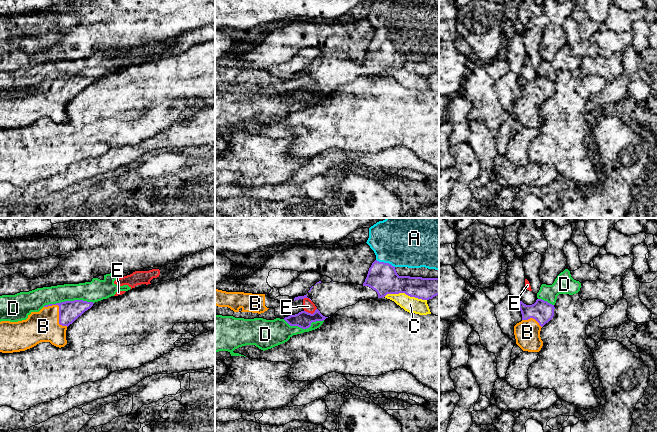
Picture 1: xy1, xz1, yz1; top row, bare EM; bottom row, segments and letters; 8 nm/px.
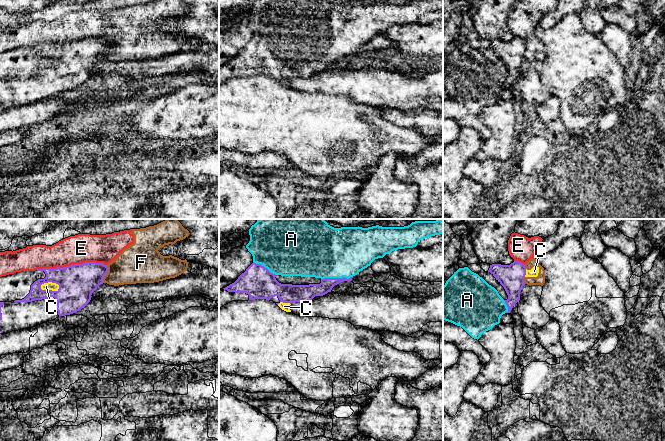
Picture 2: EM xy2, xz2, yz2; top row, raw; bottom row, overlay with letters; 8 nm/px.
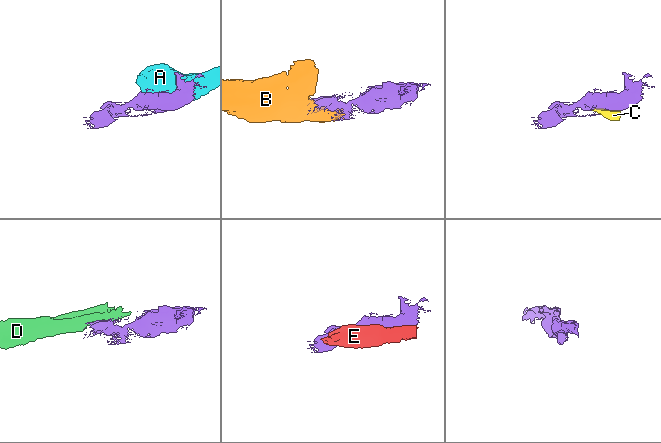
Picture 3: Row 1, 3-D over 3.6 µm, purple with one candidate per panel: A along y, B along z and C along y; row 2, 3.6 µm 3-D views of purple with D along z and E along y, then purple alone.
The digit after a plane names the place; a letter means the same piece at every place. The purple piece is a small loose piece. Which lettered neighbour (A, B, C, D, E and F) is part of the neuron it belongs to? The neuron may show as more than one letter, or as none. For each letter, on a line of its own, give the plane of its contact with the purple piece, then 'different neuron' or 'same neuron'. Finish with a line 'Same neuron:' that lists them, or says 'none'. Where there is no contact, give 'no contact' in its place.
A: xz2 | same neuron
B: xy1 | same neuron
C: xy2 | different neuron
D: xy1 | different neuron
E: xy2 | different neuron
F: xy2 | different neuron
Same neuron: A, B

